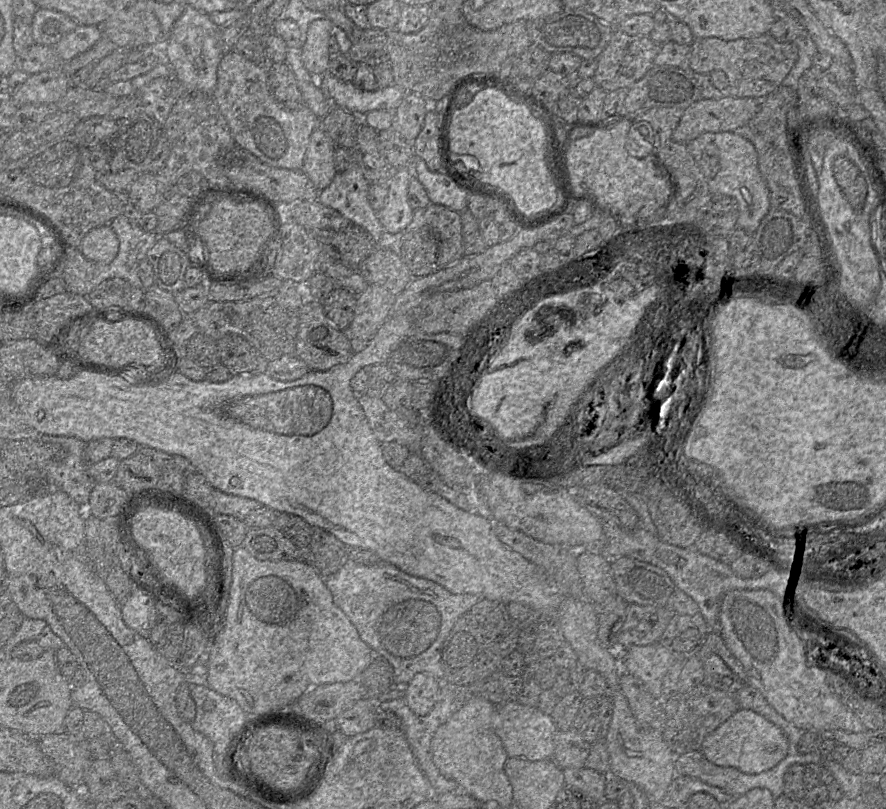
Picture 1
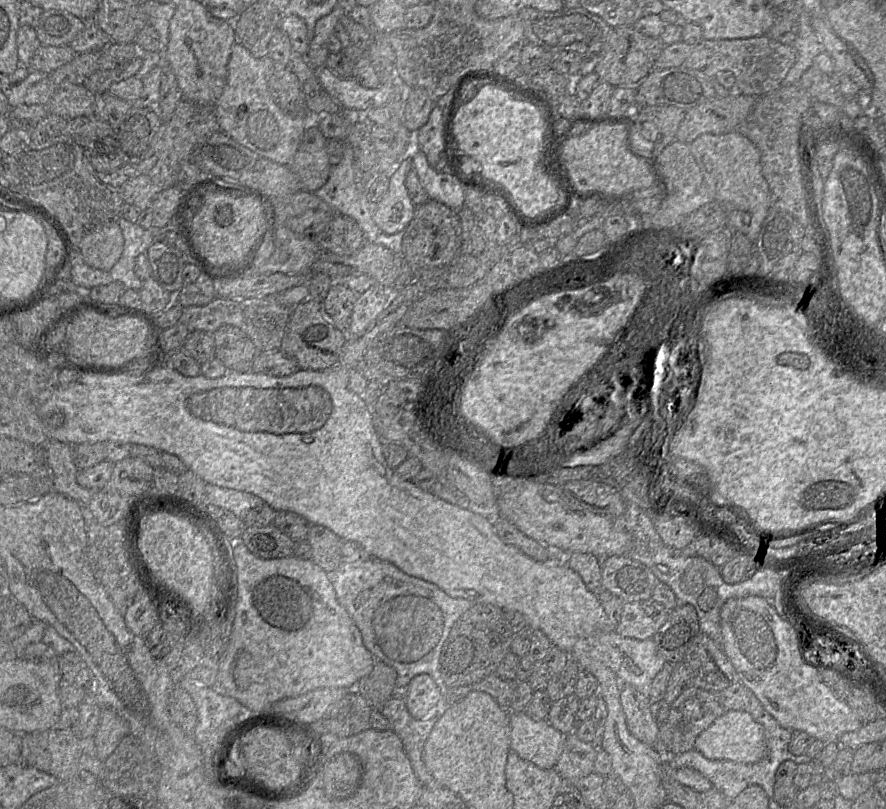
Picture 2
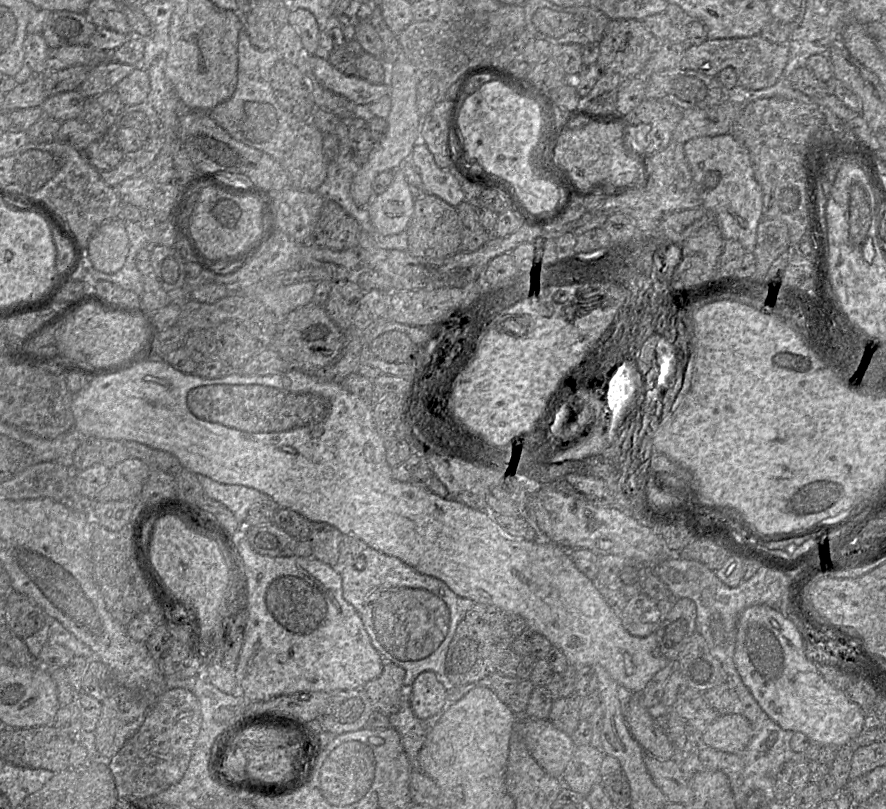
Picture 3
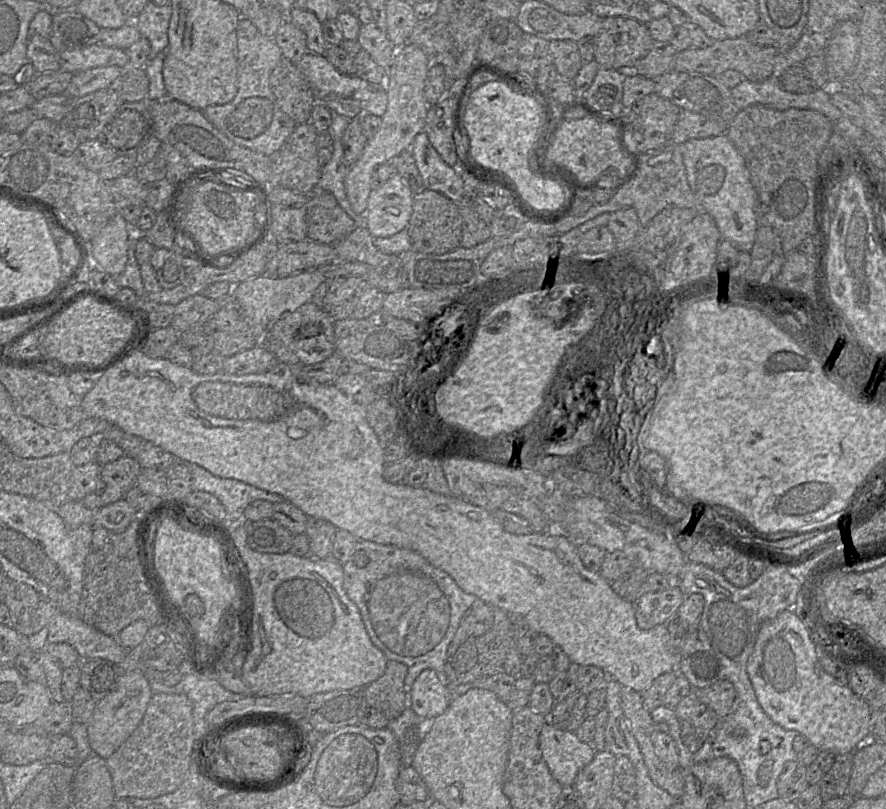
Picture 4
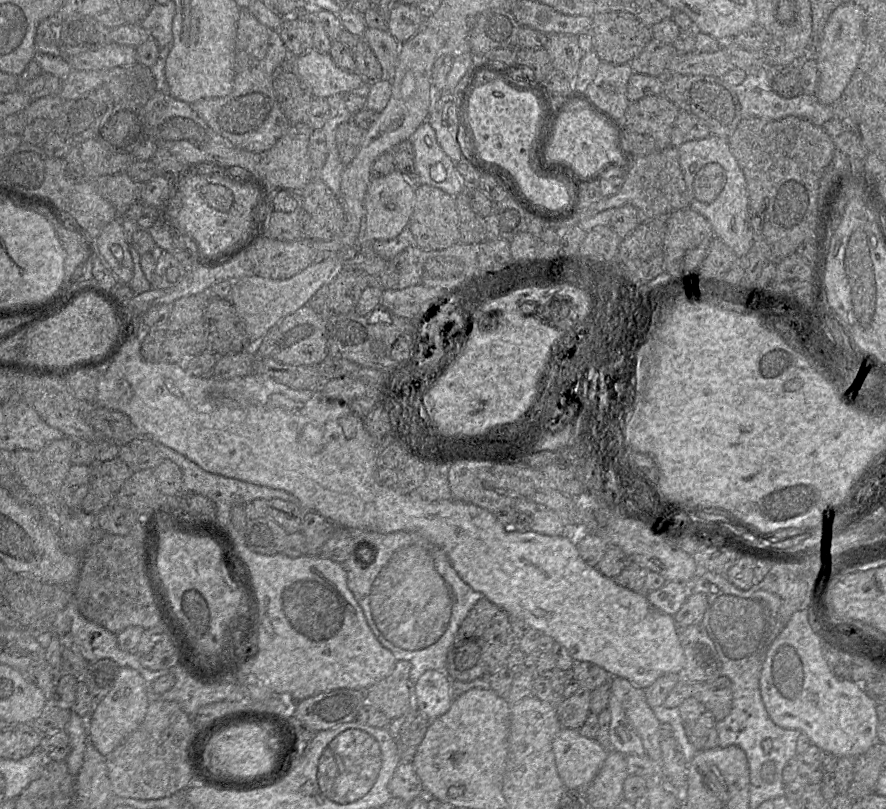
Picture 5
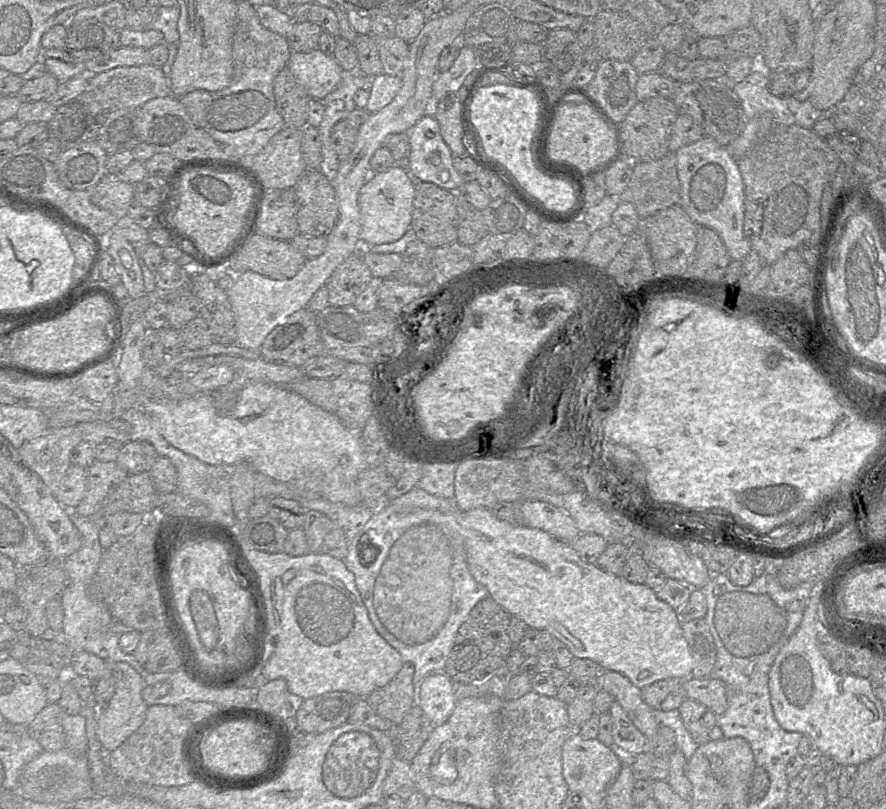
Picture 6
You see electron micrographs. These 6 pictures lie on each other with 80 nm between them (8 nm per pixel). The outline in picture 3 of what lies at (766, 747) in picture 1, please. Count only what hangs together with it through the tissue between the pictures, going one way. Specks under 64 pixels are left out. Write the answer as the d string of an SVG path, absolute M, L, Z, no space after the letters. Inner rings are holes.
M742 714L719 715L704 732L702 745L734 754L743 751L752 736L752 726Z

